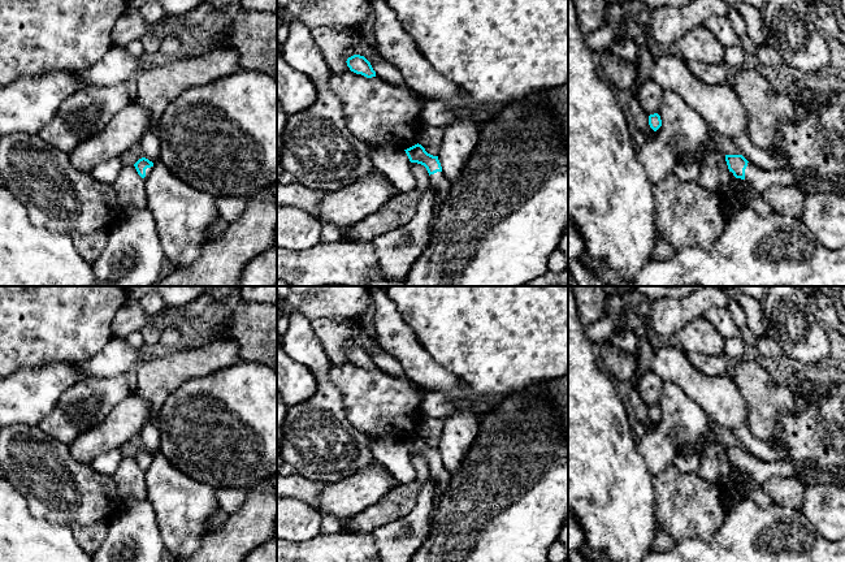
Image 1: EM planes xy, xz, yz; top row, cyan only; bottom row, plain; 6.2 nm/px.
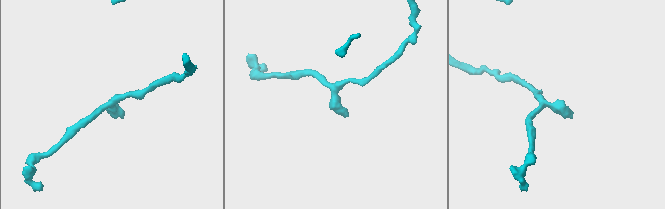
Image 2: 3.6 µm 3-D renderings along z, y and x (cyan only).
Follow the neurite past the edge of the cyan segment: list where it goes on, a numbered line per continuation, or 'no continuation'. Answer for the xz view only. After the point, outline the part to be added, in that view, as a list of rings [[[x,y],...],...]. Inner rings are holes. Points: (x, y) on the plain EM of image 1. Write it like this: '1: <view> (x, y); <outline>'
1: xz (438, 474); [[[437,463],[429,467],[429,479],[432,479],[437,485],[437,493],[434,497],[434,502],[436,502],[434,513],[436,513],[441,502],[442,494],[451,479],[451,474],[445,468],[442,463]]]

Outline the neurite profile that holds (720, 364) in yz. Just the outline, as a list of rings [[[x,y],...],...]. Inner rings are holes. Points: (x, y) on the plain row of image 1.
[[[698,351],[688,353],[692,366],[707,376],[722,376],[731,372],[733,363],[725,354],[706,355]]]

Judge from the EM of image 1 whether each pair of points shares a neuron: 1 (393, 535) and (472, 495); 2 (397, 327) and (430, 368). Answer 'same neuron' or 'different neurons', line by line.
1: different neurons
2: same neuron

